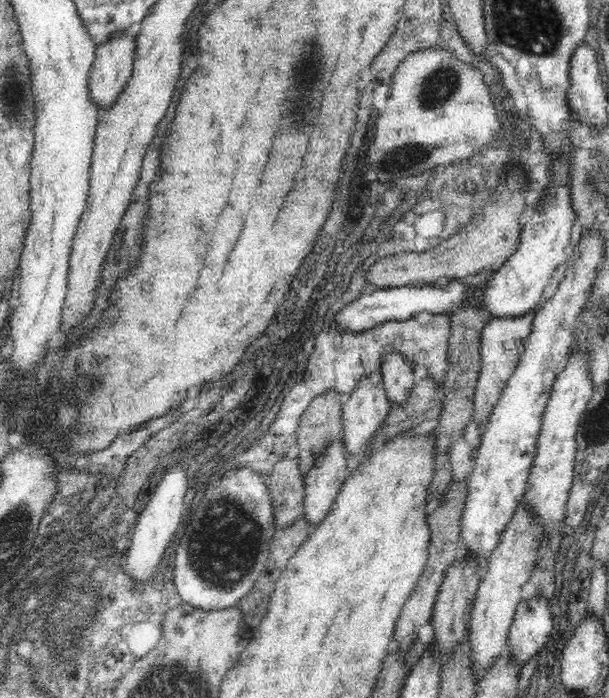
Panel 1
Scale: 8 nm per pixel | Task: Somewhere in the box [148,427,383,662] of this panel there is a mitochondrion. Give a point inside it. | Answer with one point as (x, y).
(226, 543)

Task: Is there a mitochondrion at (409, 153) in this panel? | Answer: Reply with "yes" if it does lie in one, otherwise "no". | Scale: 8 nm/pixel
yes

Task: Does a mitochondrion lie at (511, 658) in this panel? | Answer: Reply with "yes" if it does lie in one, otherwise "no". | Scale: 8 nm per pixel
no

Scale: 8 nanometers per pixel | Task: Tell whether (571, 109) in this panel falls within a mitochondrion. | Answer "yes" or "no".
no

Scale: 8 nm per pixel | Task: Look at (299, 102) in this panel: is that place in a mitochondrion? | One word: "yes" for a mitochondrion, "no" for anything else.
yes

